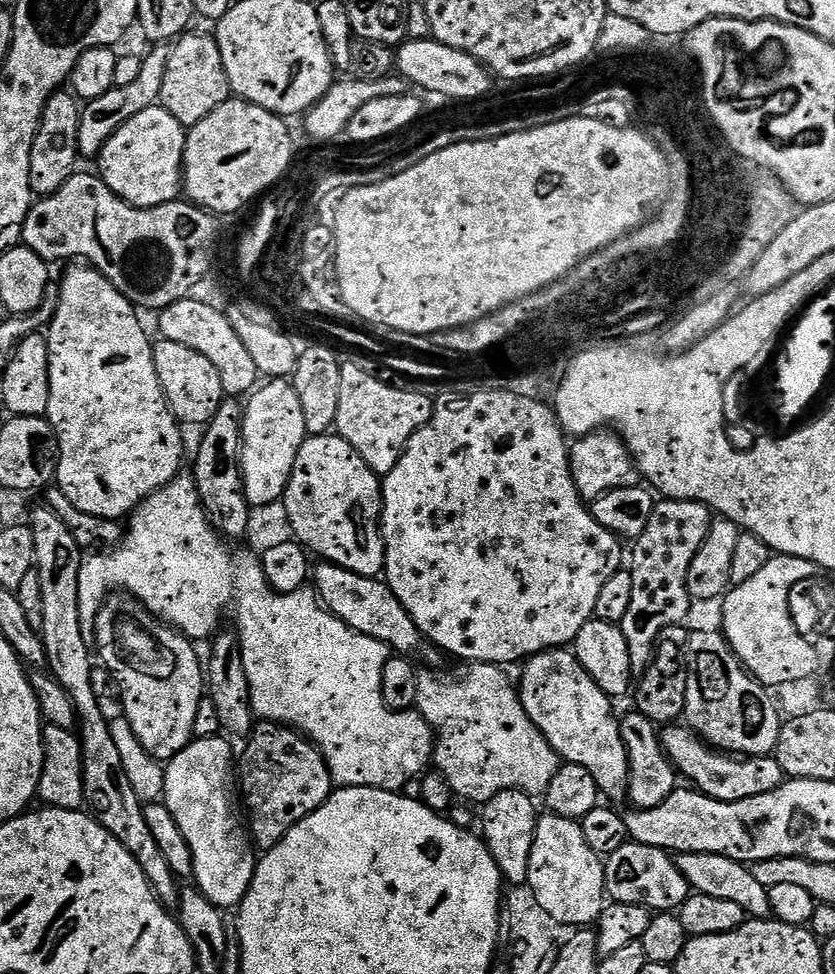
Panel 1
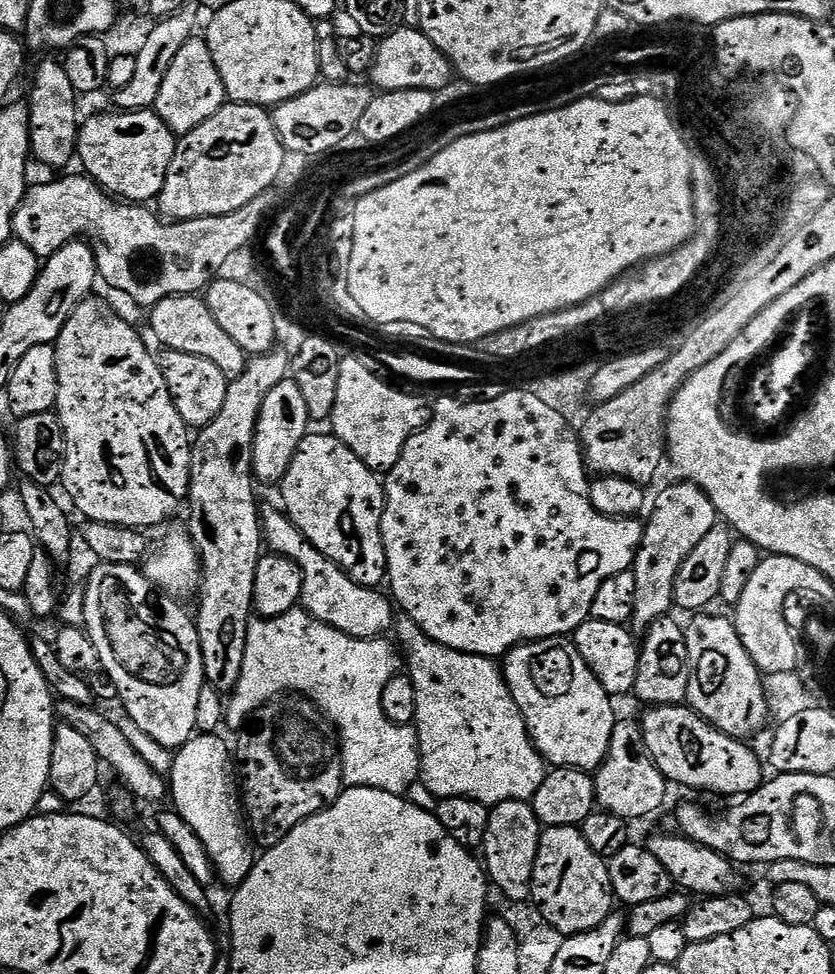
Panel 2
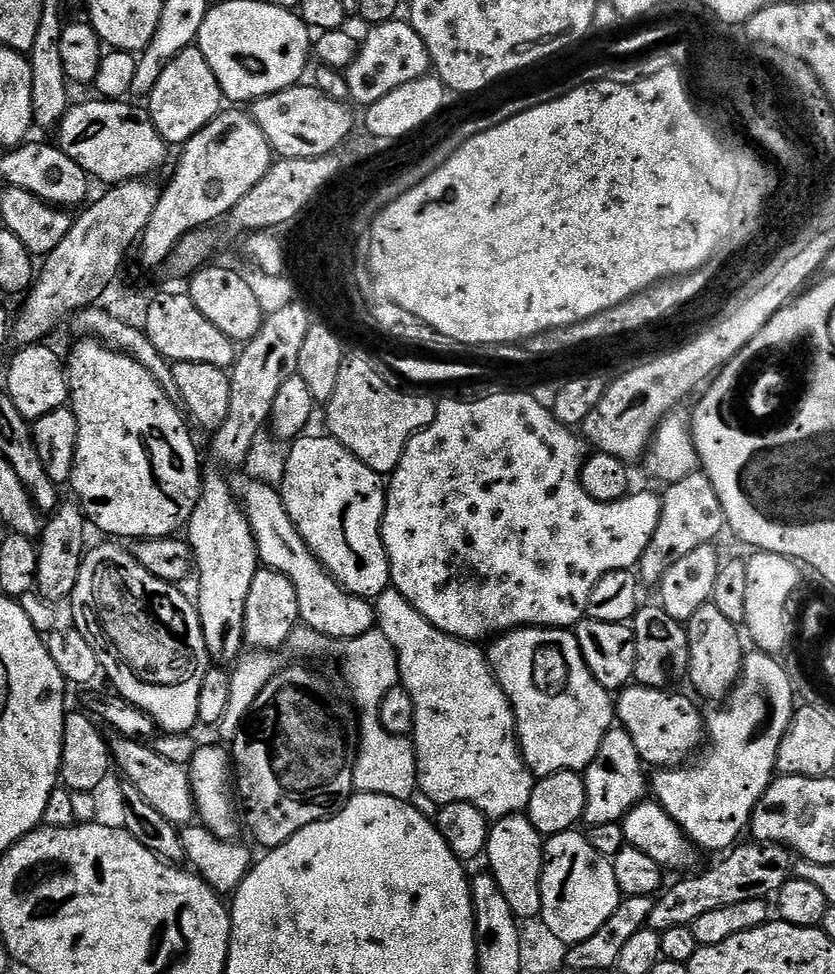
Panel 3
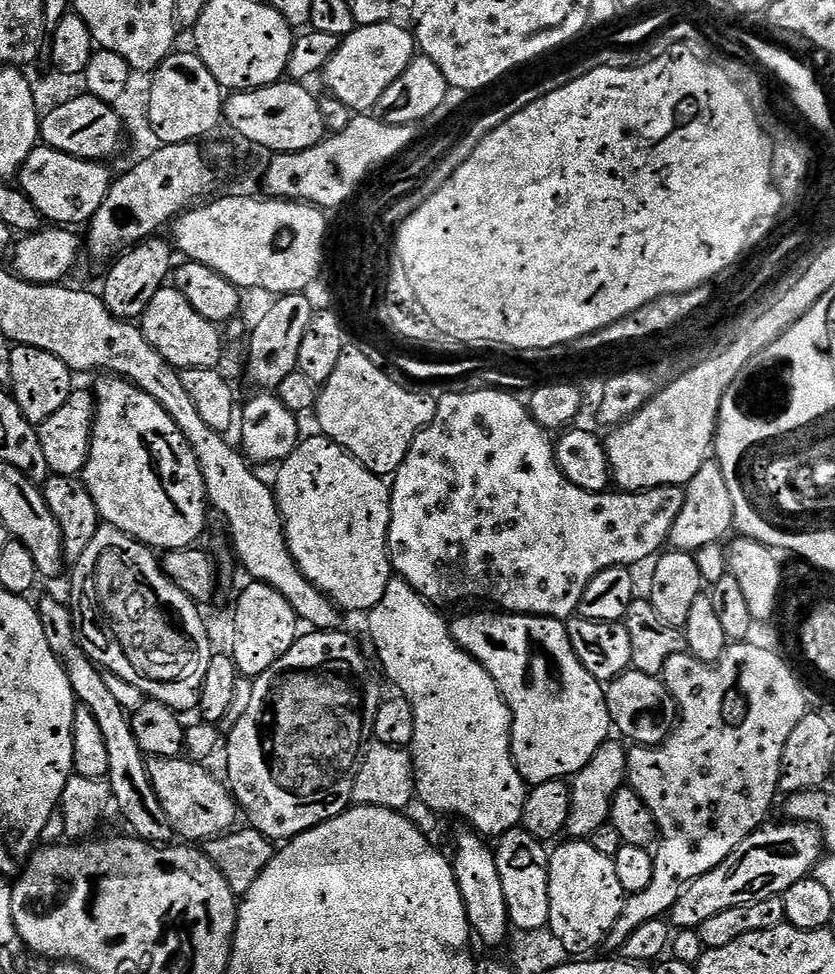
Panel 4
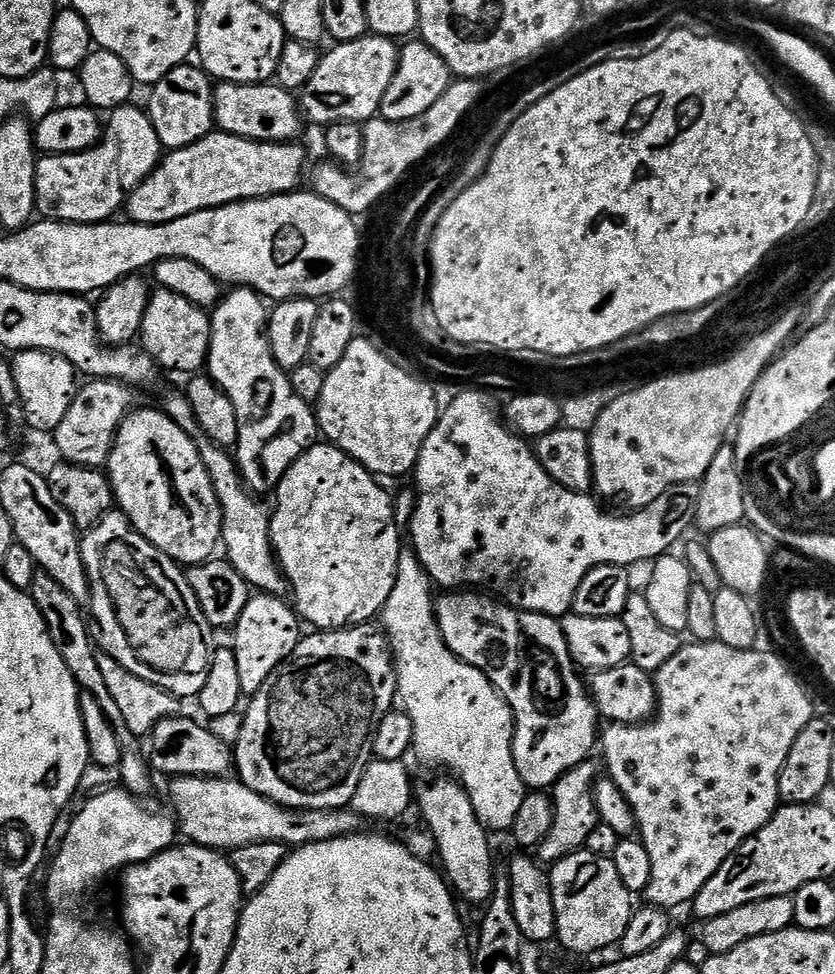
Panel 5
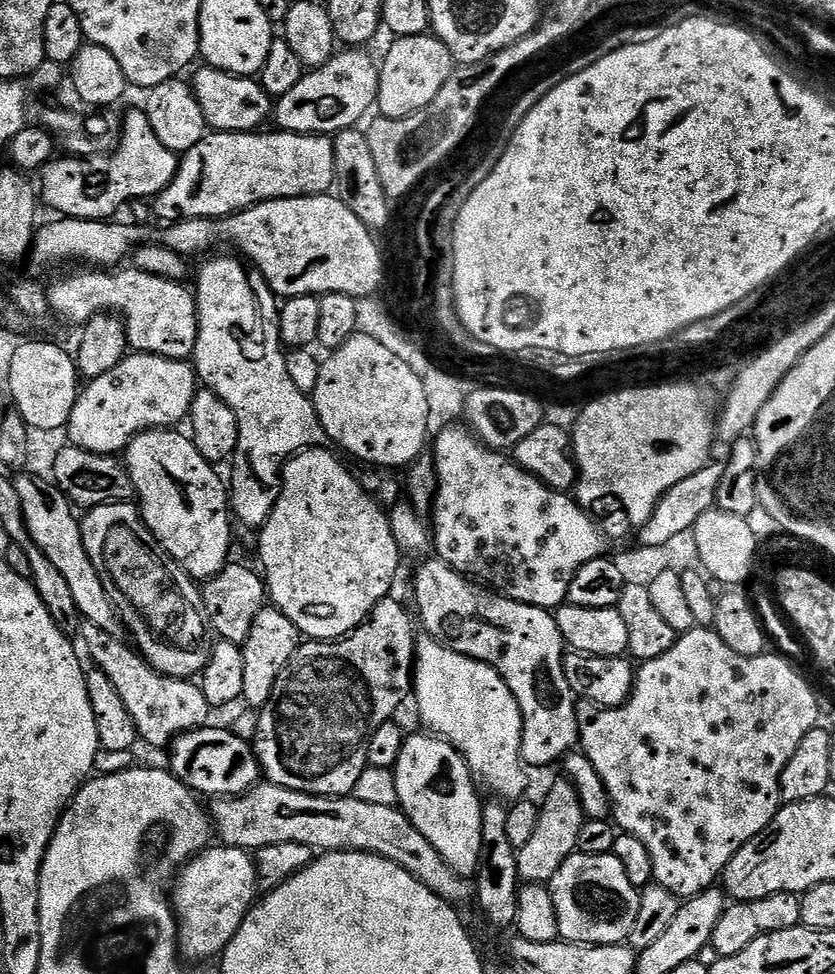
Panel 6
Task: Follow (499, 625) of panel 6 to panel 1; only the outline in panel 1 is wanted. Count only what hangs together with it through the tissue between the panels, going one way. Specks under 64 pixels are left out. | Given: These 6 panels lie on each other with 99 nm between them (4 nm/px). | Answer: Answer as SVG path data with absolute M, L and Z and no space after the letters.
M567 647L550 648L547 652L530 656L523 661L522 668L524 673L520 676L520 684L518 680L520 701L526 714L530 714L534 726L538 726L538 730L546 738L546 742L550 742L550 746L559 754L563 763L586 766L586 770L590 770L594 782L598 782L601 793L607 799L609 796L612 800L623 801L628 794L628 755L623 750L620 720L612 713L613 697L605 694L598 682L594 682L594 678L586 674L575 651Z

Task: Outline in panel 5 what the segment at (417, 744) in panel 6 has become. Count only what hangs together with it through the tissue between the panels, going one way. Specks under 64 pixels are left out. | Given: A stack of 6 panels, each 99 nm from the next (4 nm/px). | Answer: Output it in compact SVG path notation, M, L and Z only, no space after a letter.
M432 774L429 780L415 785L414 800L420 804L424 824L430 835L436 839L440 851L440 864L453 893L468 904L487 905L492 899L497 873L492 872L492 848L488 845L490 833L474 814L474 806L459 780L448 774Z

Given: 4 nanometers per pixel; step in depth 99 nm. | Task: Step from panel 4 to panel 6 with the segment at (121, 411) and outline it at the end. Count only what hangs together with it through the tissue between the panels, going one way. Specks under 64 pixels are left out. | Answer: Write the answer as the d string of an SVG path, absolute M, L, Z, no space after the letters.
M152 428L149 432L138 434L129 442L126 451L123 453L122 459L128 469L130 478L134 482L134 490L136 491L135 499L138 501L138 507L142 514L142 518L146 522L148 529L154 534L156 541L159 542L177 562L179 562L187 576L191 576L192 579L197 582L213 580L213 578L215 578L215 576L217 576L230 562L228 551L232 548L232 526L234 527L234 520L230 515L229 489L226 487L225 481L224 484L220 481L220 476L216 473L219 471L217 471L213 465L209 464L206 458L202 458L200 451L193 446L191 439L189 439L185 433L183 436L180 430L173 430L171 428Z

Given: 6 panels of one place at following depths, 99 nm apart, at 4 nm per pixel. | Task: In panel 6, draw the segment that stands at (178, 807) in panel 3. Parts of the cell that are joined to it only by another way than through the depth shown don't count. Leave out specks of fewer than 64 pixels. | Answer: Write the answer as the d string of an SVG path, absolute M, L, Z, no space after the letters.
M267 782L257 784L242 796L213 799L211 804L210 820L221 845L255 850L278 842L298 842L321 853L369 852L402 866L402 870L414 874L422 886L448 904L460 906L467 896L469 899L469 881L446 866L442 854L426 842L399 807L370 806L370 802L362 802L353 795L311 796Z

